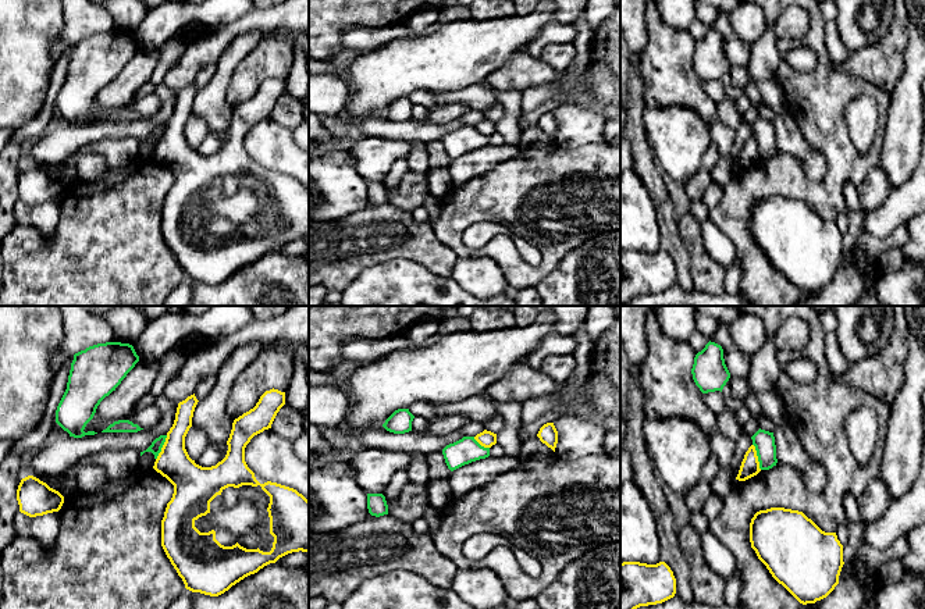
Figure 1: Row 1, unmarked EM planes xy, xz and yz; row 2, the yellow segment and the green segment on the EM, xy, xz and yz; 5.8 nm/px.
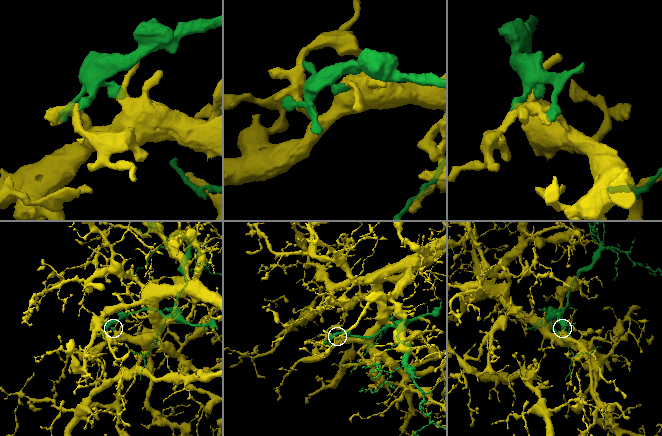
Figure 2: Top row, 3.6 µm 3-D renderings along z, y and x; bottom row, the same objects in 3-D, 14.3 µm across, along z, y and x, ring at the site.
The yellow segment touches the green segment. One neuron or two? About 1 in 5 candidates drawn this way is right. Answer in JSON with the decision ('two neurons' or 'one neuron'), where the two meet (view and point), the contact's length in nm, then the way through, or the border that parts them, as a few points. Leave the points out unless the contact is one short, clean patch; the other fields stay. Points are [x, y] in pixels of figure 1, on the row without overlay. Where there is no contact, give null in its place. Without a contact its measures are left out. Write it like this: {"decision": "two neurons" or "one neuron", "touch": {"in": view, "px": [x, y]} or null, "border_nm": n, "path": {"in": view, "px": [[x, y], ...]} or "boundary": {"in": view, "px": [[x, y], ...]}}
{"decision": "two neurons", "touch": {"in": "yz", "px": [757, 145]}, "border_nm": 160}

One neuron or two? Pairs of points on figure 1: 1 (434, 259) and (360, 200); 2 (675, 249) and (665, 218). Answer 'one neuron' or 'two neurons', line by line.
1: two neurons
2: one neuron

